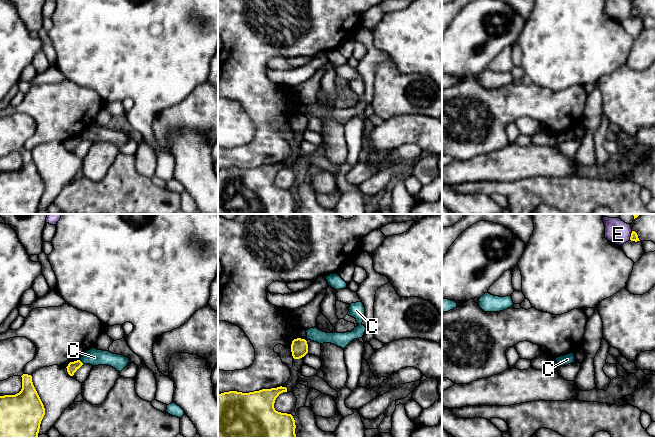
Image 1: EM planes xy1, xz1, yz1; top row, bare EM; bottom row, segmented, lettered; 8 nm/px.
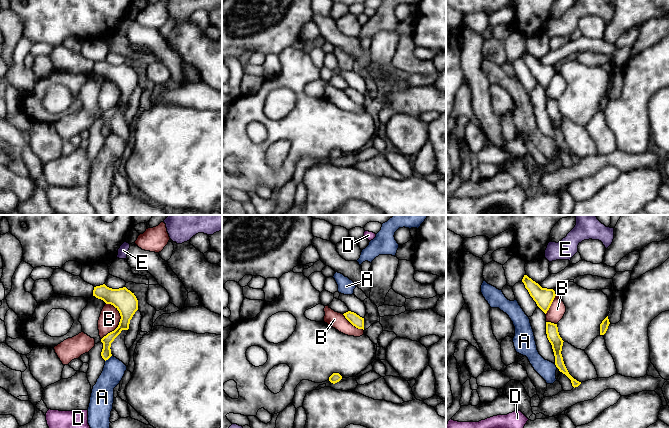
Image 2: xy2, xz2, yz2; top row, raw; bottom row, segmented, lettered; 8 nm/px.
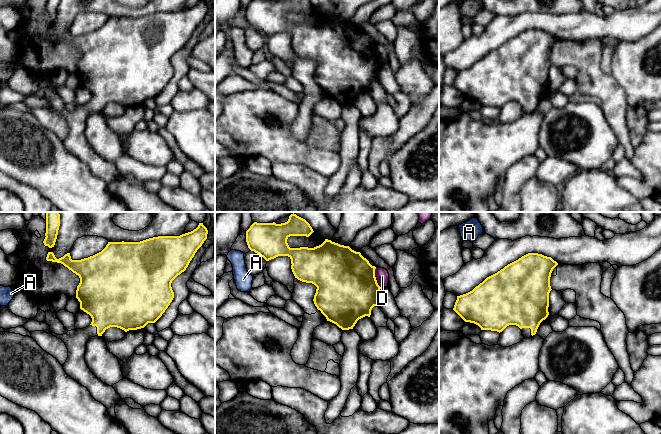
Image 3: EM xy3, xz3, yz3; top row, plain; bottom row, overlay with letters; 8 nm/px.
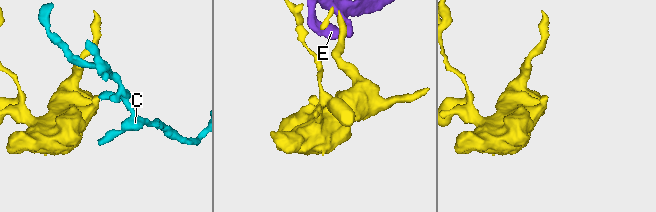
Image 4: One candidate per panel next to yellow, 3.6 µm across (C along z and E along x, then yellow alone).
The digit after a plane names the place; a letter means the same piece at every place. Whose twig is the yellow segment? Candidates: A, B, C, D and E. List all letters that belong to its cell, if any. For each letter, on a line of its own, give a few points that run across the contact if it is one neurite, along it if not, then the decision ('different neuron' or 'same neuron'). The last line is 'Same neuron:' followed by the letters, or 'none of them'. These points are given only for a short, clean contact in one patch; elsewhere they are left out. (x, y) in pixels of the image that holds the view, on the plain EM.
A: line xy2 (111, 131), (105, 137); different neuron
B: line xy2 (110, 79), (118, 87), (120, 97), (113, 106), (101, 115); different neuron
C: line xy1 (79, 136), (83, 139); different neuron
D: line xz3 (375, 43), (375, 55), (381, 63); different neuron
E: line yz1 (632, 7), (629, 15); different neuron
Same neuron: none of them

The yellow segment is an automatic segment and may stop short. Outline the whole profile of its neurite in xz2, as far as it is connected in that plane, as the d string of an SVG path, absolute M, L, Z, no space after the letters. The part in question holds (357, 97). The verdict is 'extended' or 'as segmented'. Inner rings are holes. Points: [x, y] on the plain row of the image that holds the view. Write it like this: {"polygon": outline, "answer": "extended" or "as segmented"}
{"polygon": "M348 87L343 91L353 102L355 102L358 105L364 106L364 94L351 87Z", "answer": "as segmented"}

